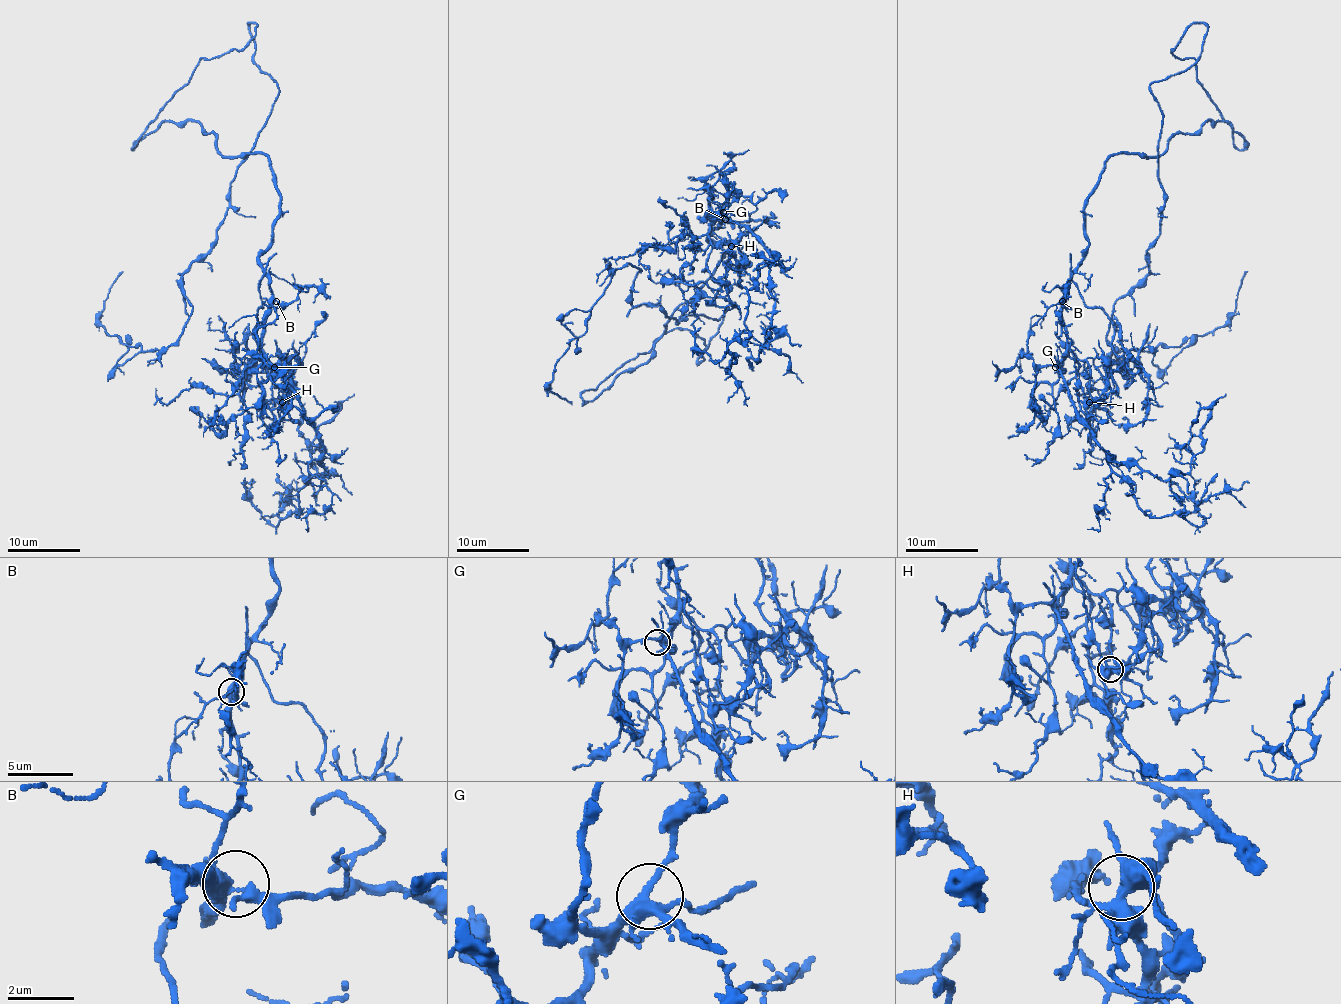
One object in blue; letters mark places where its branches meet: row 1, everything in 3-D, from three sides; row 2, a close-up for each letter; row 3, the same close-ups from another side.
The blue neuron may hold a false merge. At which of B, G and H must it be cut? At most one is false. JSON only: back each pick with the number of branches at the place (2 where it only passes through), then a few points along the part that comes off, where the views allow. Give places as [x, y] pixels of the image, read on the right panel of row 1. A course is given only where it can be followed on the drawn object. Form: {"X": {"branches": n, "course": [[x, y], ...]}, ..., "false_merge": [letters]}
{"H": {"branches": 7, "course": [[1089, 401], [1104, 396], [1108, 368], [1124, 359], [1111, 347], [1111, 319], [1088, 306], [1071, 279], [1069, 253]]}, "false_merge": ["H"]}

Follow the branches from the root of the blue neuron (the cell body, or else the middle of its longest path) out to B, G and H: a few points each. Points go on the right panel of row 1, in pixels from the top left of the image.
B: (1232, 129), (1241, 149), (1227, 122), (1208, 120), (1157, 156), (1106, 162), (1084, 209), (1088, 251), (1062, 301)
G: (1232, 129), (1241, 149), (1227, 122), (1208, 120), (1157, 156), (1106, 162), (1084, 209), (1088, 251), (1055, 367)
H: (1232, 129), (1241, 149), (1208, 120), (1157, 156), (1106, 162), (1062, 310), (1089, 401)

